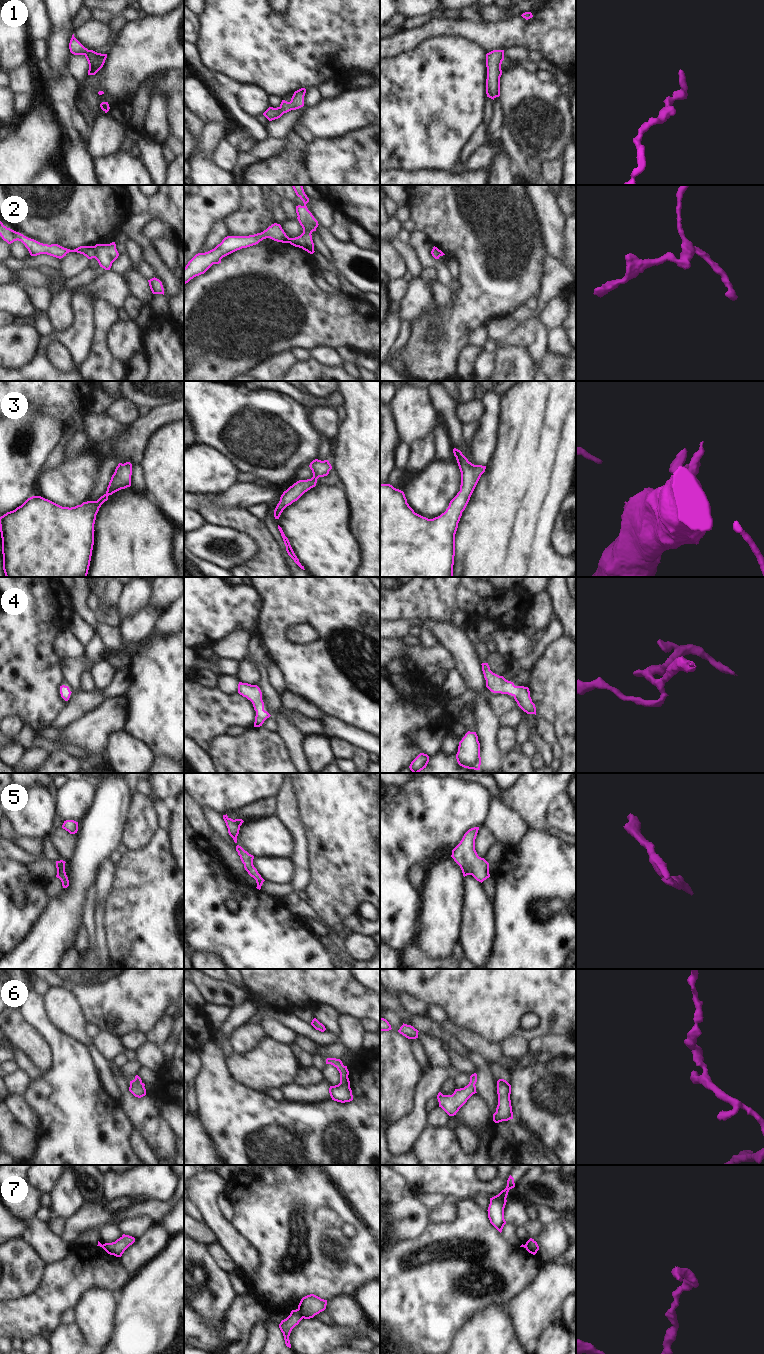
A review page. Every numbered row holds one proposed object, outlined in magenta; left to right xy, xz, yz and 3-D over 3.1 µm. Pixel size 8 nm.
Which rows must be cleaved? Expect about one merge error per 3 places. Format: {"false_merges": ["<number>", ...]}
{"false_merges": ["7"]}

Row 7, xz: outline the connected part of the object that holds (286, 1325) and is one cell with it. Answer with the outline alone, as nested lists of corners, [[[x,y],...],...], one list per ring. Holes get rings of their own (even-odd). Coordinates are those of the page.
[[[298,1309],[292,1310],[290,1315],[281,1321],[279,1324],[279,1328],[281,1332],[283,1333],[285,1344],[287,1347],[291,1348],[289,1336],[292,1331],[292,1329],[299,1324],[299,1322],[302,1320],[302,1316]]]

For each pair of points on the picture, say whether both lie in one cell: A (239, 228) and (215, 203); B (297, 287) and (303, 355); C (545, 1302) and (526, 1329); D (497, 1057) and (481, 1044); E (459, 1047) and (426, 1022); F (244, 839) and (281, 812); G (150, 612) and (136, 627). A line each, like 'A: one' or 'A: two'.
A: two
B: two
C: one
D: one
E: one
F: two
G: one

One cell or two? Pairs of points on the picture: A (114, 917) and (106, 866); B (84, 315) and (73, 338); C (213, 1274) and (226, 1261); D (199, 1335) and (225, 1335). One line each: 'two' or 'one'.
A: two
B: one
C: two
D: one

